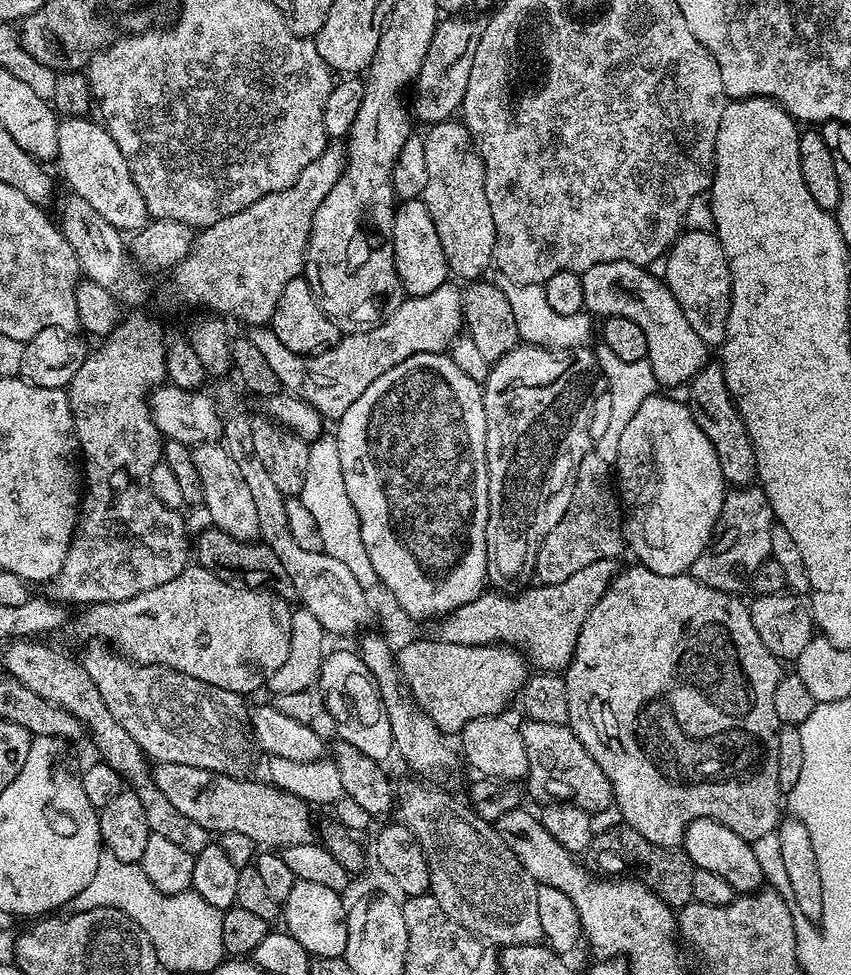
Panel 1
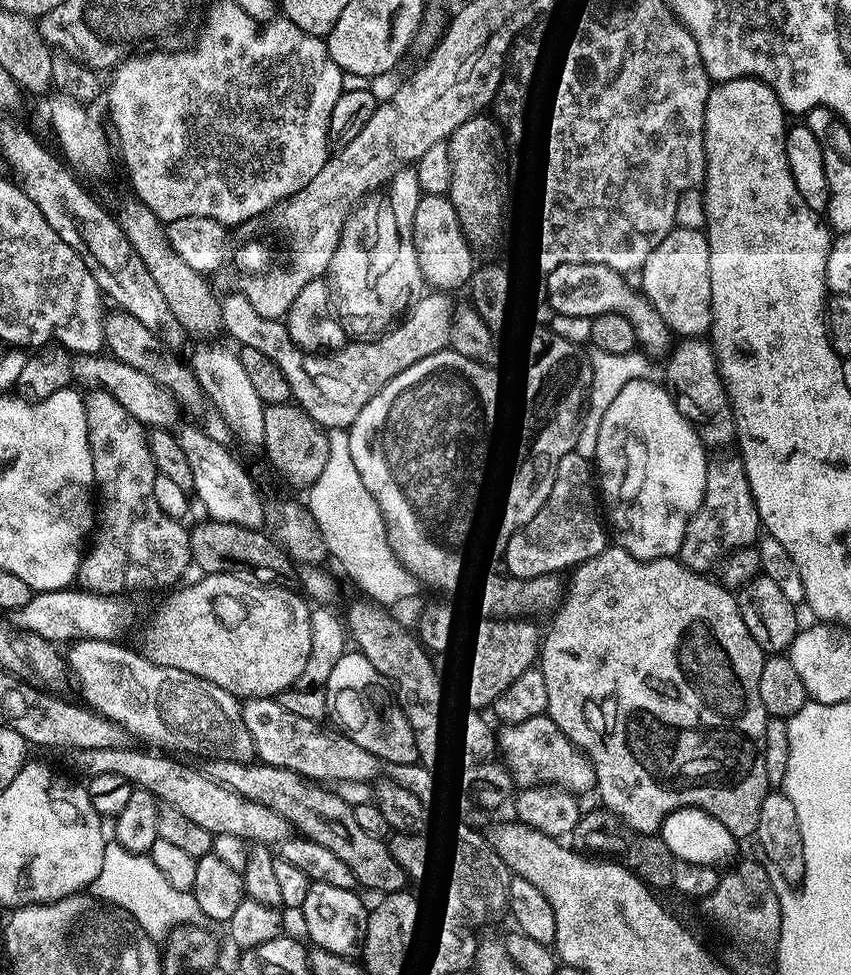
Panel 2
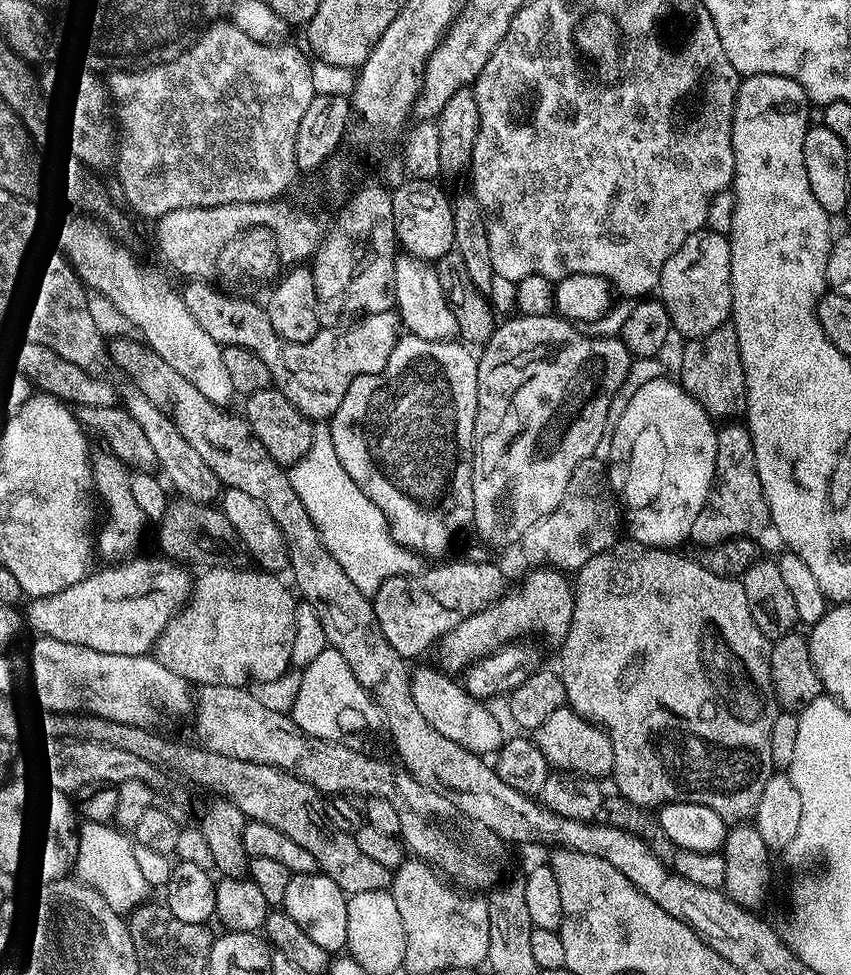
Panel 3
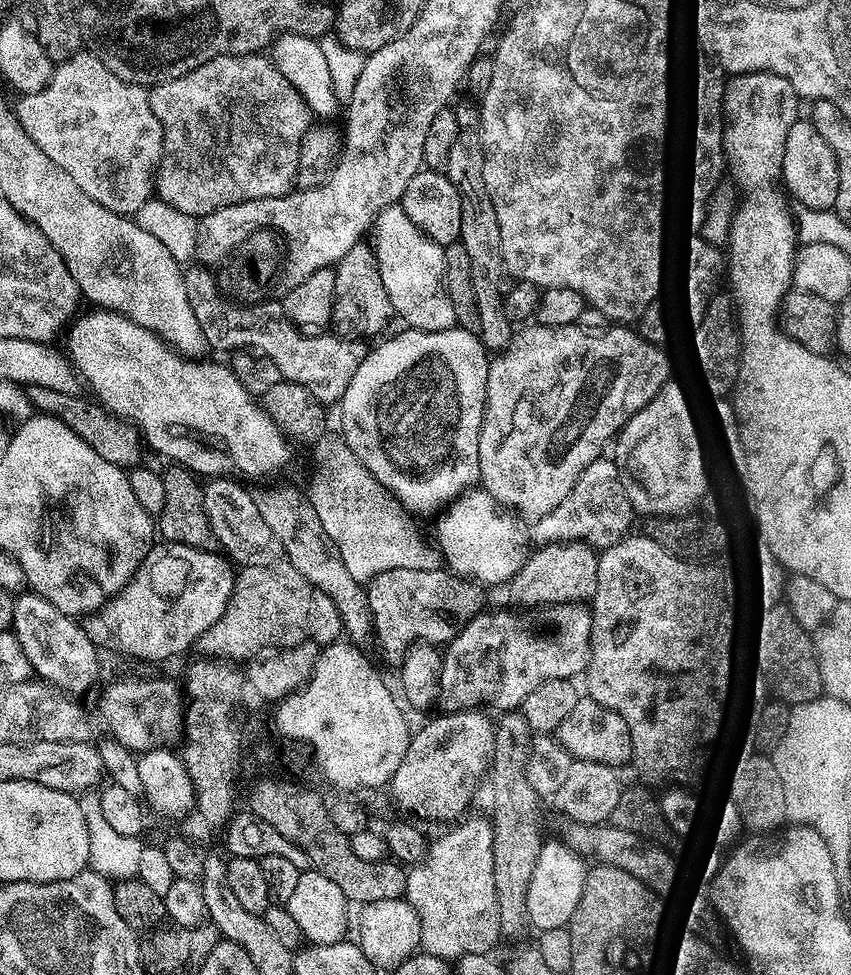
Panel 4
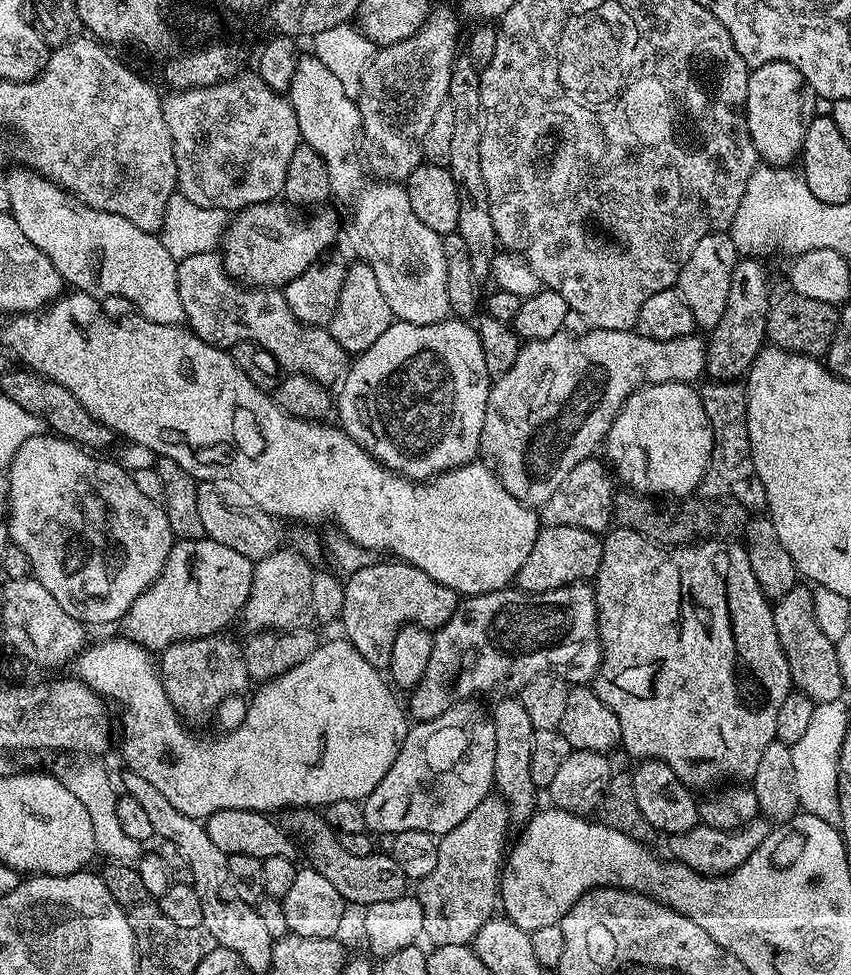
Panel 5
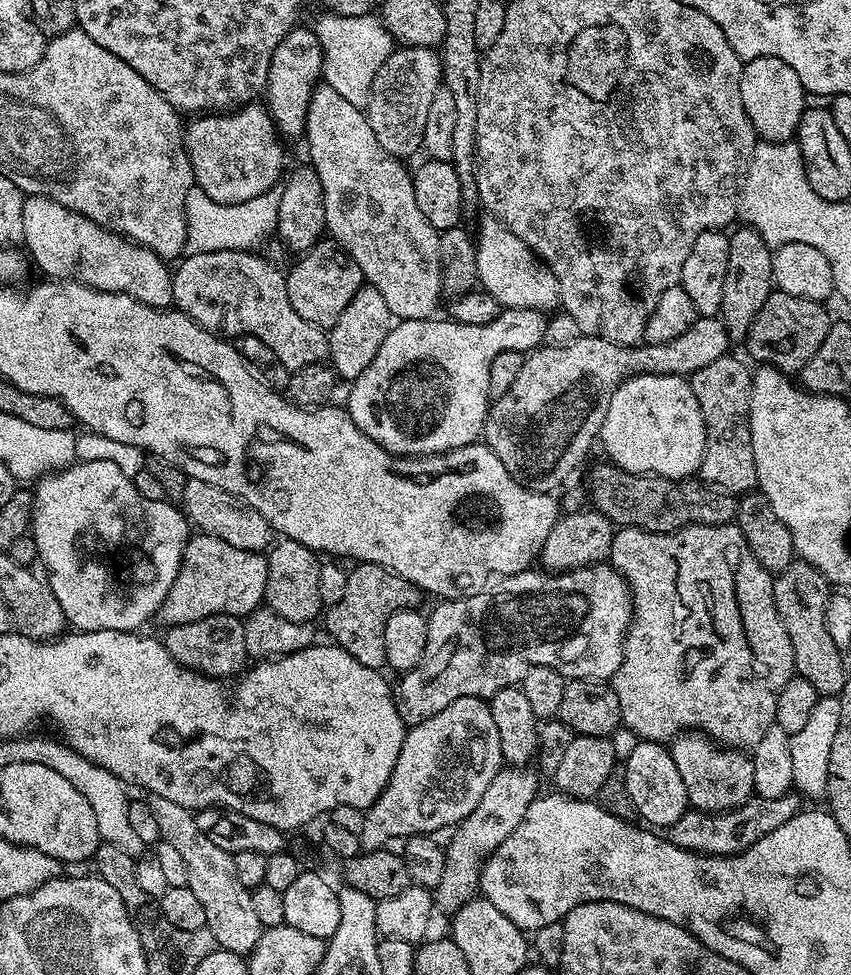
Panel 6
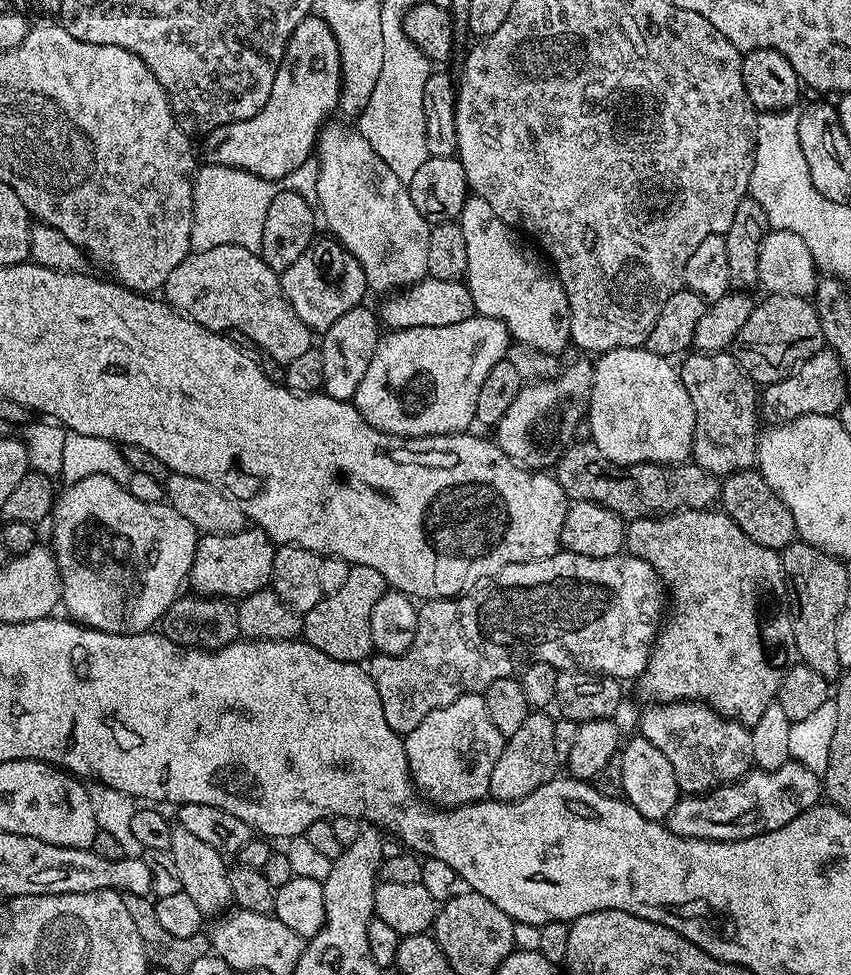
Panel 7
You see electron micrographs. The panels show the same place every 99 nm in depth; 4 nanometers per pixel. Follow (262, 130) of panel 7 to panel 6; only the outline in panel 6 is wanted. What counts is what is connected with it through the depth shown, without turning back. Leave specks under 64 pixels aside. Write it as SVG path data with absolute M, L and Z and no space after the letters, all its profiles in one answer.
M294 26L286 34L286 38L278 42L278 50L274 50L270 62L266 89L267 107L281 125L284 123L288 127L288 132L292 136L298 135L299 132L301 135L305 131L308 103L313 90L321 83L322 73L325 71L324 51L320 45L320 37L311 27L300 27Z

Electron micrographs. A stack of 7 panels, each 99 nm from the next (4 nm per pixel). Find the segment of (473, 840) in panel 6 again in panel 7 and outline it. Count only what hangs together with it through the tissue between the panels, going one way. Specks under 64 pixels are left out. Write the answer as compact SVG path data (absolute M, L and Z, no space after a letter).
M544 710L529 711L528 717L522 722L522 726L518 726L518 730L514 730L505 739L504 749L498 758L498 762L494 762L494 774L490 774L489 793L497 800L521 800L526 798L526 794L530 794L534 790L538 790L538 786L542 786L546 782L557 779L556 763L561 763L562 756L554 750L554 726L556 720L548 717L549 713Z

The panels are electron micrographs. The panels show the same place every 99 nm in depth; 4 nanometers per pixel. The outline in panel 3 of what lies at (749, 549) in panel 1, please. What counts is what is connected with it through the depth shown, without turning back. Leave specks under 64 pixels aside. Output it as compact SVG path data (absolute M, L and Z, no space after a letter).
M724 422L717 427L716 437L718 438L718 458L714 458L714 482L712 483L712 489L708 495L708 501L702 506L702 510L698 514L698 518L694 518L694 526L692 527L691 539L697 540L697 545L707 546L709 544L720 544L723 540L736 540L739 536L751 536L753 538L760 538L760 535L764 531L769 531L772 515L768 509L768 503L764 497L764 491L762 490L762 482L758 478L758 470L756 469L756 463L754 462L754 446L752 445L752 439L748 433L747 423L740 422L740 424L732 424L736 422Z

